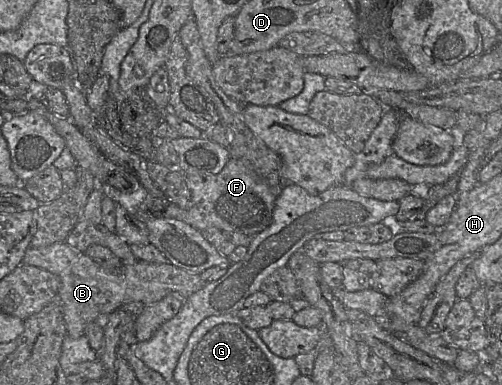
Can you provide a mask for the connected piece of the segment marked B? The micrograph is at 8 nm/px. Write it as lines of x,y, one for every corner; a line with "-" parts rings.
66,242
41,248
29,247
23,263
45,269
59,277
58,303
63,311
67,335
71,338
85,335
86,326
100,315
109,315
120,307
149,305
169,294
178,294
186,299
206,284
200,274
191,273
170,262
152,263
137,259
133,263
121,264
117,271
109,271

